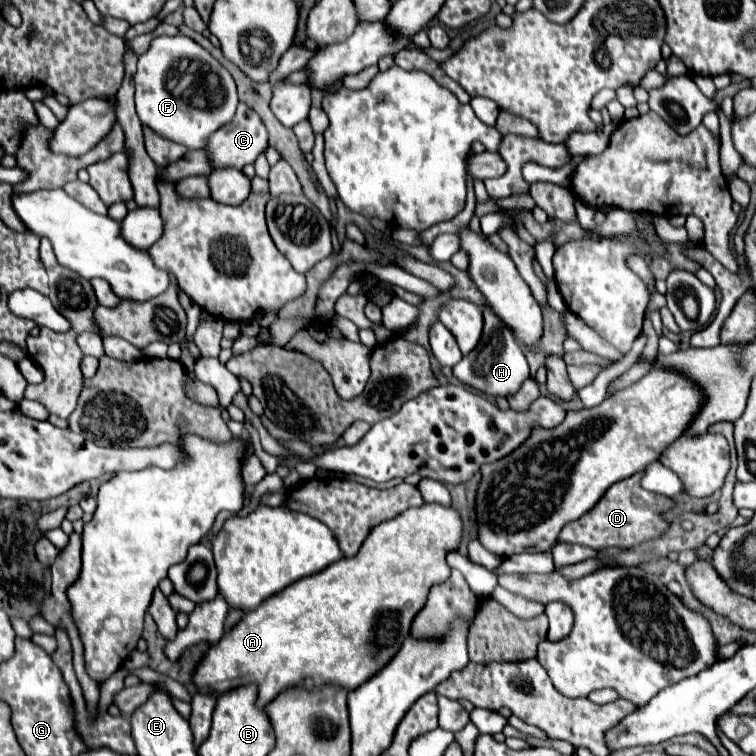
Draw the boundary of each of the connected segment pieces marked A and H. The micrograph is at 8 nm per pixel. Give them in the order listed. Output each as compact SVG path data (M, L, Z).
M422 504L420 508L408 508L406 512L398 514L396 518L392 520L386 520L382 524L378 524L370 534L368 538L364 540L360 552L352 558L342 558L338 562L334 562L332 566L328 566L326 570L318 572L318 574L312 574L308 578L302 578L298 580L296 584L290 584L288 588L284 588L282 592L270 596L268 600L264 600L264 604L260 604L260 608L252 610L252 612L246 612L244 620L240 620L230 632L226 632L222 636L222 640L214 646L208 648L206 656L202 658L202 662L198 664L196 668L196 674L194 674L194 684L198 686L200 692L210 692L210 690L216 690L218 694L226 692L226 690L232 690L232 688L238 688L238 686L244 686L244 684L250 684L250 682L258 682L258 706L264 708L268 702L272 702L272 698L276 698L284 688L300 682L300 680L306 680L306 678L312 678L316 682L334 682L336 686L344 686L346 690L354 690L358 688L360 684L364 684L370 676L374 676L376 672L380 672L390 660L392 656L400 650L406 634L410 632L410 626L412 626L412 620L414 616L420 612L420 608L426 604L426 598L428 598L428 592L434 584L442 584L450 578L450 566L446 562L446 554L448 552L454 552L458 550L462 542L462 518L460 518L460 512L452 506L442 506L442 504Z
M484 306L482 314L484 314L482 338L476 344L476 348L454 366L454 376L458 380L462 380L464 384L468 384L480 392L486 392L494 398L508 396L508 394L516 392L526 378L530 378L528 362L526 362L526 356L524 356L522 348L518 346L516 338L512 336L510 328L504 322L500 324L500 318L492 312L492 308Z

